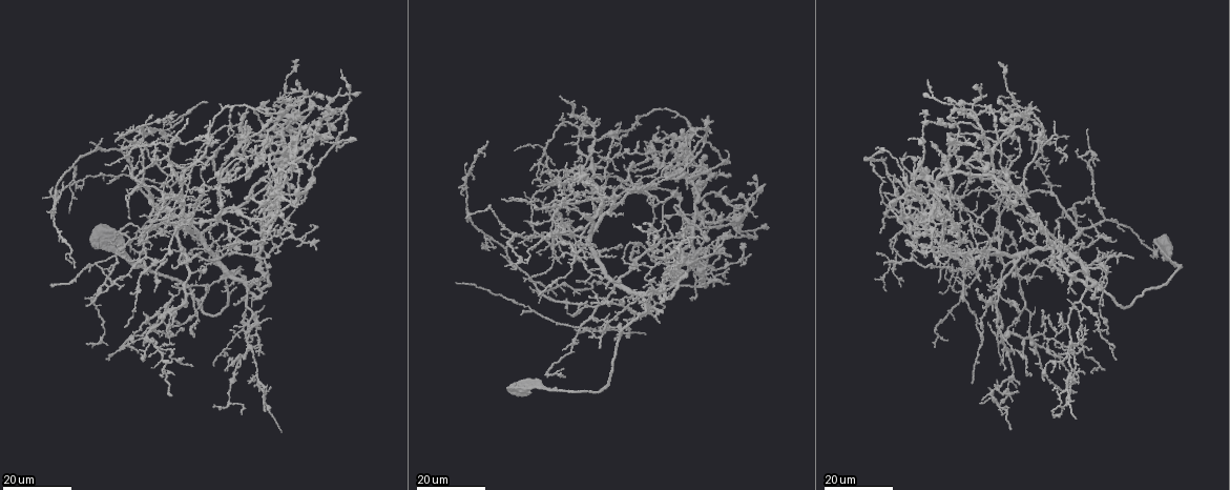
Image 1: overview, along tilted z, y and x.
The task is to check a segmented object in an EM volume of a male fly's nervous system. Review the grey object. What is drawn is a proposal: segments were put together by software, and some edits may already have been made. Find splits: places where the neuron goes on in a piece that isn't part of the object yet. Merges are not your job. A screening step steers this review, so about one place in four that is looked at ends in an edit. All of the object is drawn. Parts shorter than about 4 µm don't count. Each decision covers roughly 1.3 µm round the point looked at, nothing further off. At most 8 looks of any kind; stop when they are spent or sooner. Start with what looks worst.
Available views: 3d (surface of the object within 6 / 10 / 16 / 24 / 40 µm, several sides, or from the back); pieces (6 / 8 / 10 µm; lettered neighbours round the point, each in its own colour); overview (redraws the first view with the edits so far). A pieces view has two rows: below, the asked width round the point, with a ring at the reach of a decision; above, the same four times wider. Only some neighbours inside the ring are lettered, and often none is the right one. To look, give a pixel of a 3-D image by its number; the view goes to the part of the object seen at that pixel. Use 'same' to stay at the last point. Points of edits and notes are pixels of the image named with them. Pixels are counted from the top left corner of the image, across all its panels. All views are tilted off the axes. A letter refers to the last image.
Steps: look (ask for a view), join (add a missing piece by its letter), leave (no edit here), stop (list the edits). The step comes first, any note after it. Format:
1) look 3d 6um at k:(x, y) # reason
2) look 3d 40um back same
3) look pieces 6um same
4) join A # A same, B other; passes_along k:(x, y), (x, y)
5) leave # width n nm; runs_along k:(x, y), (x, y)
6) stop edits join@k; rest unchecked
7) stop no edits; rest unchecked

look 3d 24um at 1:(1055, 221) # an open end

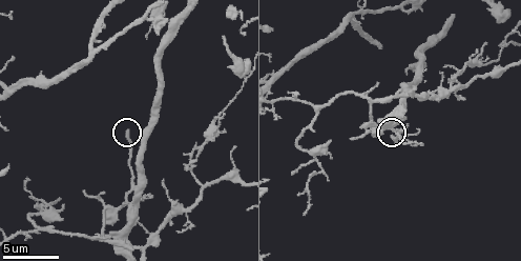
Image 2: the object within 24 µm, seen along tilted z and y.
look pieces 8um at 2:(128, 129)

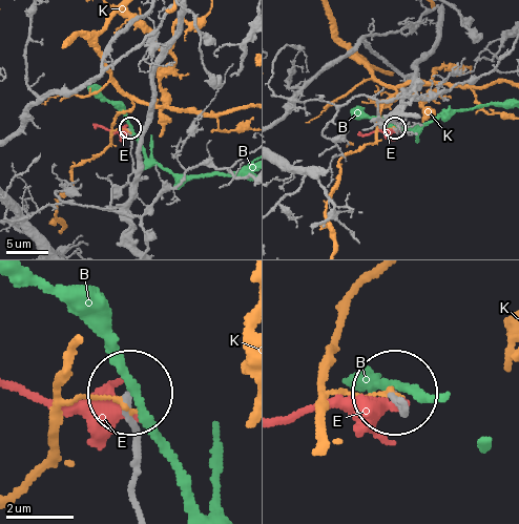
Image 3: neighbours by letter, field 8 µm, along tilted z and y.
leave # B other, E other, K other; runs_along 3:(135, 504), (132, 394); no lettered piece goes on from it

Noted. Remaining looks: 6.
look 3d 16um at 1:(199, 255) # an open end

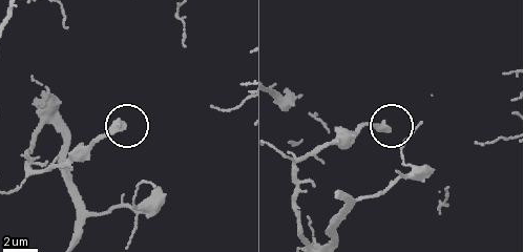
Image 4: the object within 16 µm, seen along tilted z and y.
look pieces 10um at 4:(386, 132)

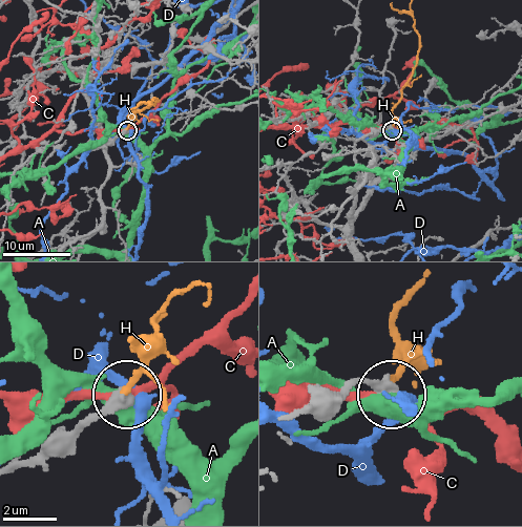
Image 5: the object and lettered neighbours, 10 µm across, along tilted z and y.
join H # A other, C other, D other, H same; the neuron continues

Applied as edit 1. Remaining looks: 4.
look 3d 16um at 1:(725, 158) # free end

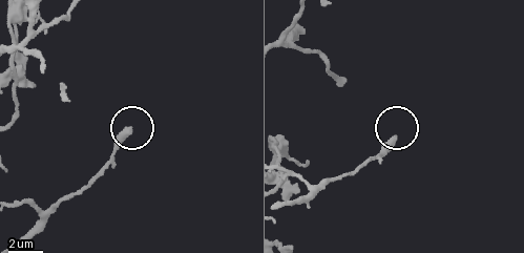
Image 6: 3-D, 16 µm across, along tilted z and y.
look pieces 10um at 6:(129, 129) # what lies round it

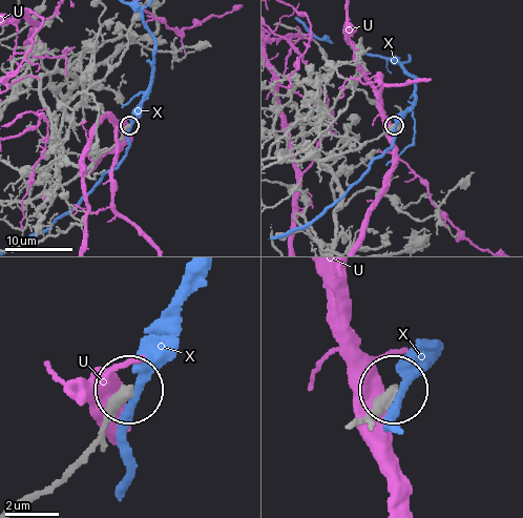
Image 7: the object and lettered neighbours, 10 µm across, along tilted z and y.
leave # width 340 nm; U other, X other; runs_along 7:(26, 504), (54, 488), (128, 391); no lettered piece goes on from it

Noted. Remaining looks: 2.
look 3d 24um at 1:(644, 301) # thin end

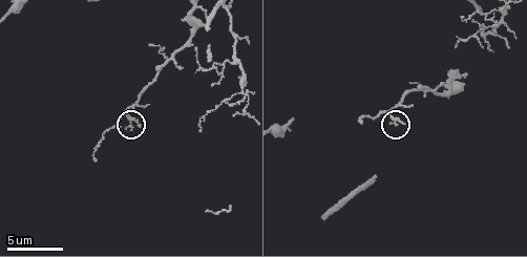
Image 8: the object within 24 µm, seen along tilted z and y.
look pieces 6um at 8:(404, 122) # see the neighbours

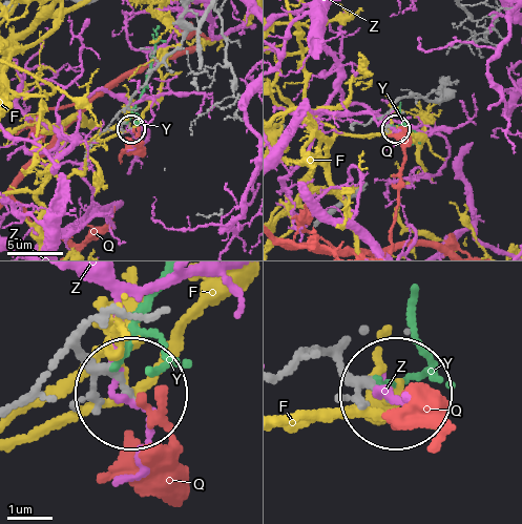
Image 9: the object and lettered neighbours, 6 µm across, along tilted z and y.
leave # F other, Q other, Y other, Z other; none of them fits

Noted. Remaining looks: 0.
stop edits join@5; rest unchecked

